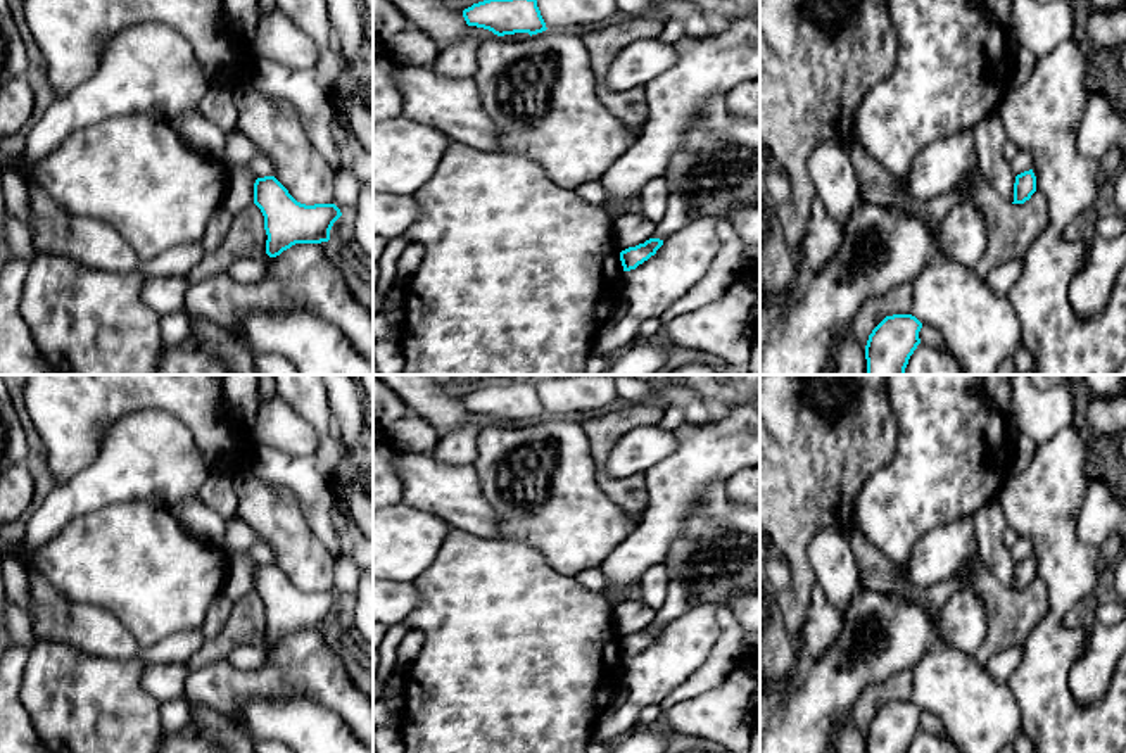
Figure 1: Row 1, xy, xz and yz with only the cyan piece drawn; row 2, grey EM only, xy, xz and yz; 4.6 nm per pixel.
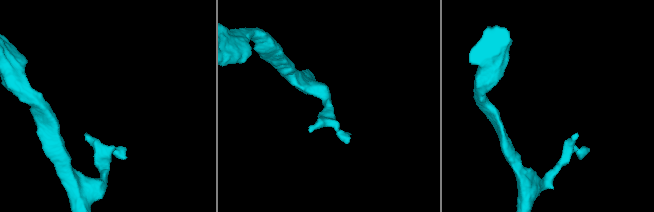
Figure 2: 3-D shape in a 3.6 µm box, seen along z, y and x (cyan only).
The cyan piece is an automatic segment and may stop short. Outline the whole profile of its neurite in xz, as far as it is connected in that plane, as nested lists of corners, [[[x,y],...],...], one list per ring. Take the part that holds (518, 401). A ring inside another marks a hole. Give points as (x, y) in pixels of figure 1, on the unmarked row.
[[[528,383],[489,385],[465,395],[463,404],[468,413],[489,416],[497,423],[515,420],[532,423],[547,416],[537,387]]]

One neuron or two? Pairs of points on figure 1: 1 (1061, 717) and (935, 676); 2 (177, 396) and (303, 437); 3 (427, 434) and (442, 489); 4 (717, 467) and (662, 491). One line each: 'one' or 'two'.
1: two
2: two
3: two
4: one

